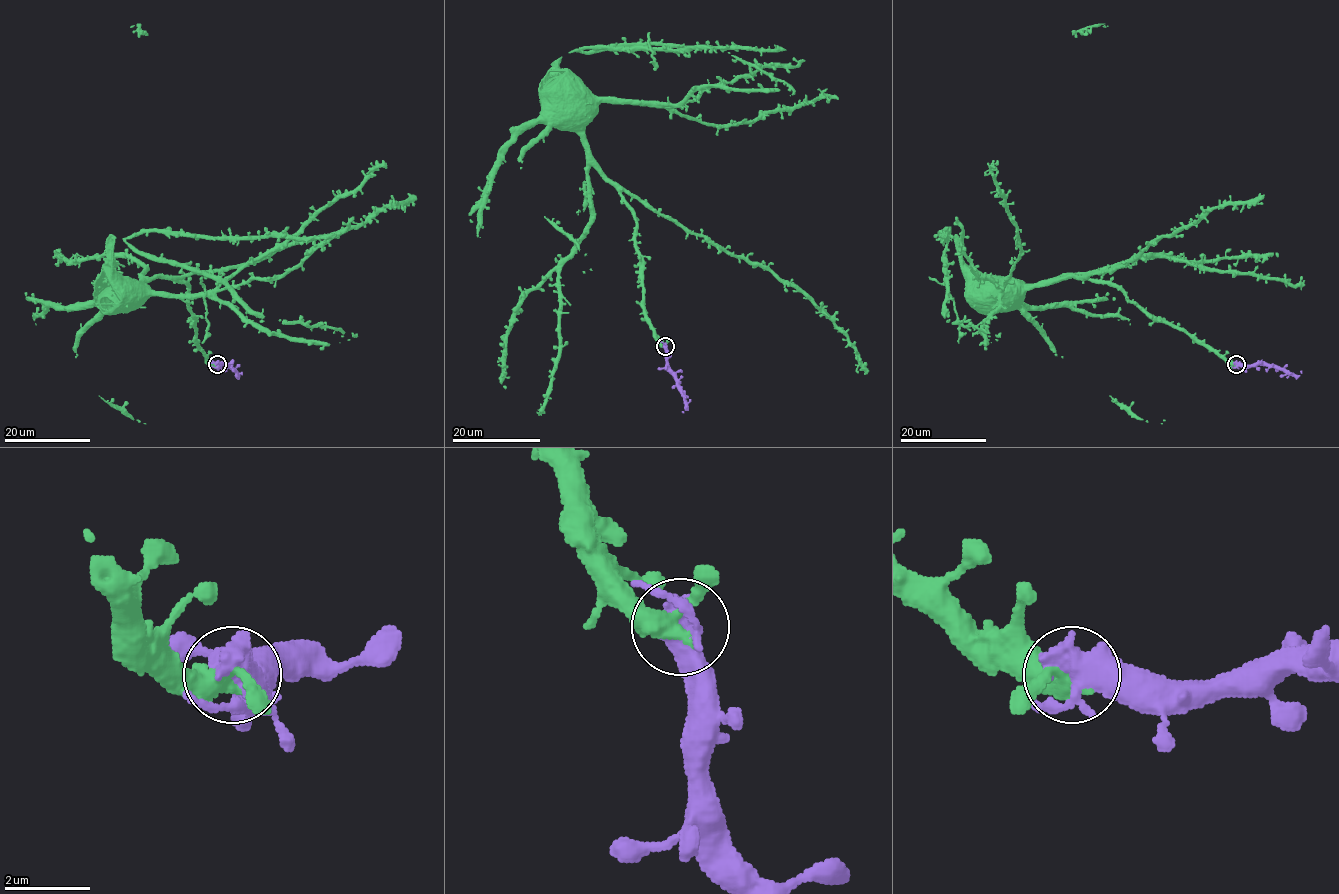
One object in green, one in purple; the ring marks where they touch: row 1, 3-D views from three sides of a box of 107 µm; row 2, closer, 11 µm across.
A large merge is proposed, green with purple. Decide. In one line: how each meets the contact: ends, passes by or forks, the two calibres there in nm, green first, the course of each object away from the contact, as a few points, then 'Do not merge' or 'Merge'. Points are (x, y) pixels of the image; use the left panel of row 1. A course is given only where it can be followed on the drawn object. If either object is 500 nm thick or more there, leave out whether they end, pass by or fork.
Thickness 400 nm (green) against 550 nm. Course of green: (216, 365), (196, 344), (195, 316), (188, 309), (184, 283), (157, 277), (141, 284), (131, 279), (103, 283). Course of purple: (216, 365), (225, 365), (237, 375), (234, 371). Merge

